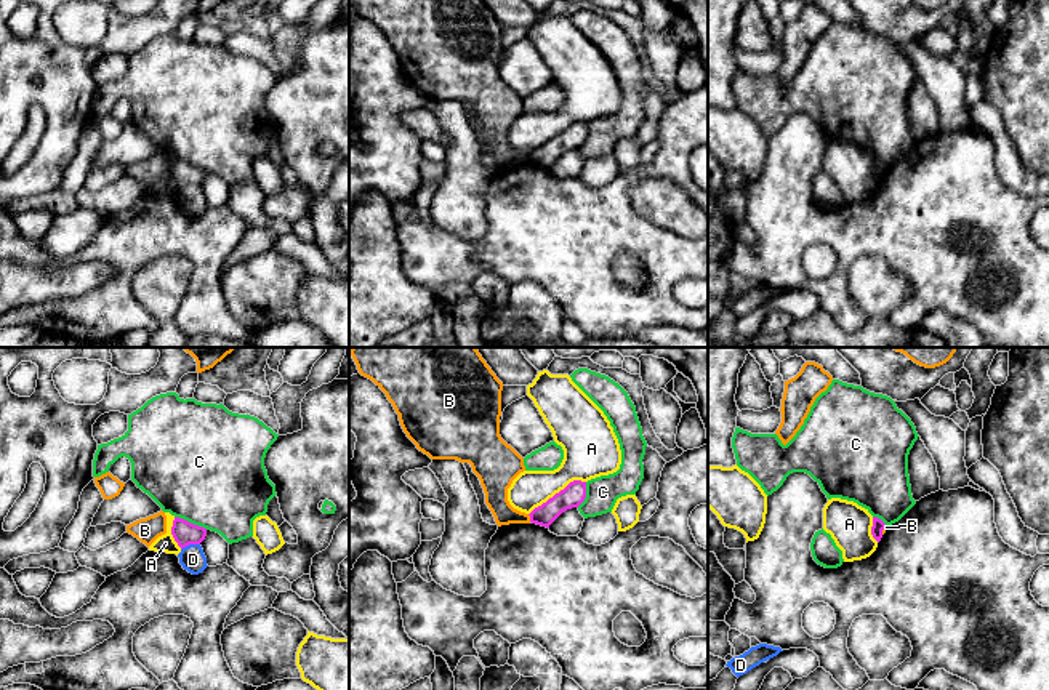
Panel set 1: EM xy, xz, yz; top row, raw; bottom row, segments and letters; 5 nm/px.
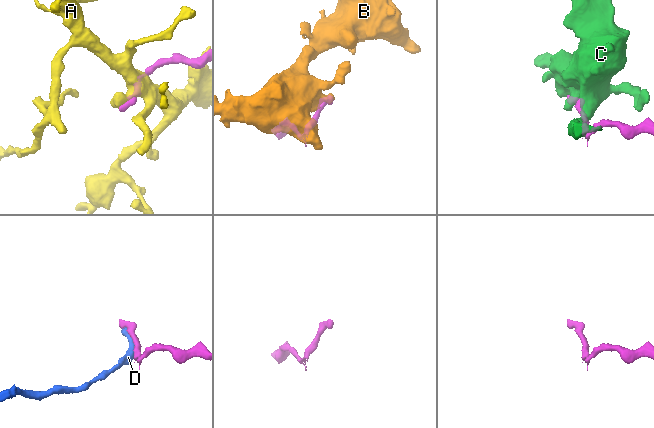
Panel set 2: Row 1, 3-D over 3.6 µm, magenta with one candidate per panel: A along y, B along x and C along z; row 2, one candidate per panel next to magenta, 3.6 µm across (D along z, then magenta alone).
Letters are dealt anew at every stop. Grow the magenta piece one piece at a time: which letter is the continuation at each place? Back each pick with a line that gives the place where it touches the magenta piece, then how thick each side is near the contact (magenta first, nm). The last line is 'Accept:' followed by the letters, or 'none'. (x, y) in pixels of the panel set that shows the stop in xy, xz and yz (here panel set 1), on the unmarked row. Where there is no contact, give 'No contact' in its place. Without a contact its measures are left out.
Accept: none

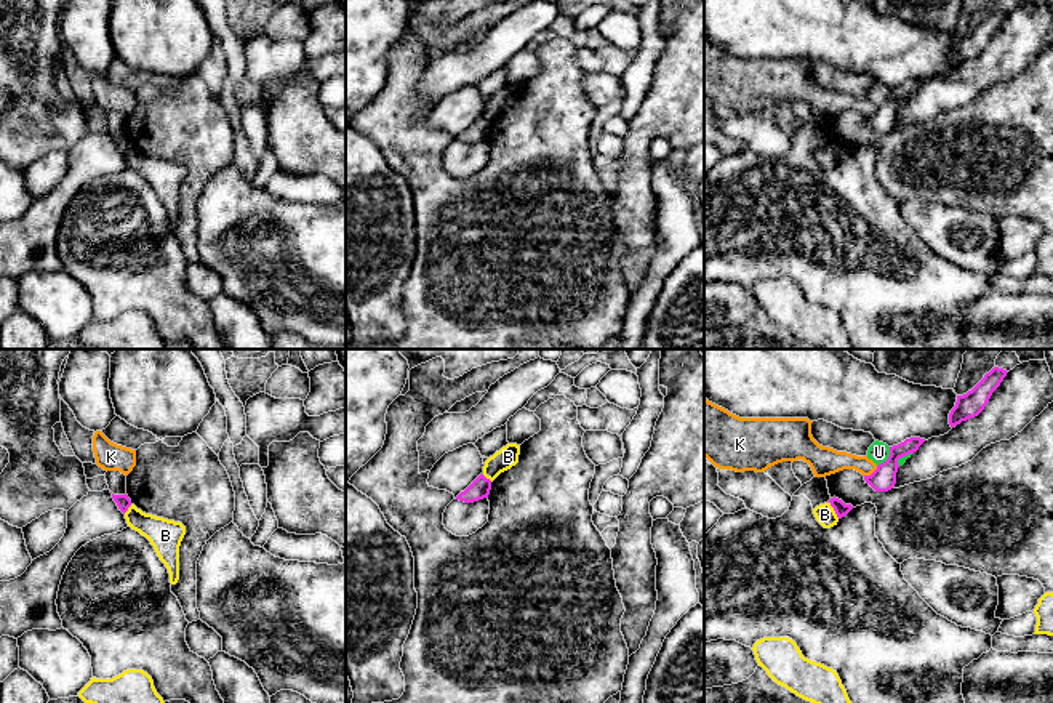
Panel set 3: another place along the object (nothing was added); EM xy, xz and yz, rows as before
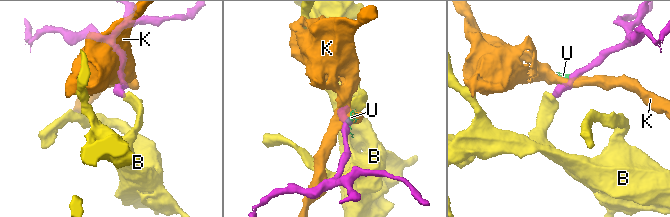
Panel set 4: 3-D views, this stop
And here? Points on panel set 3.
Accept: none

